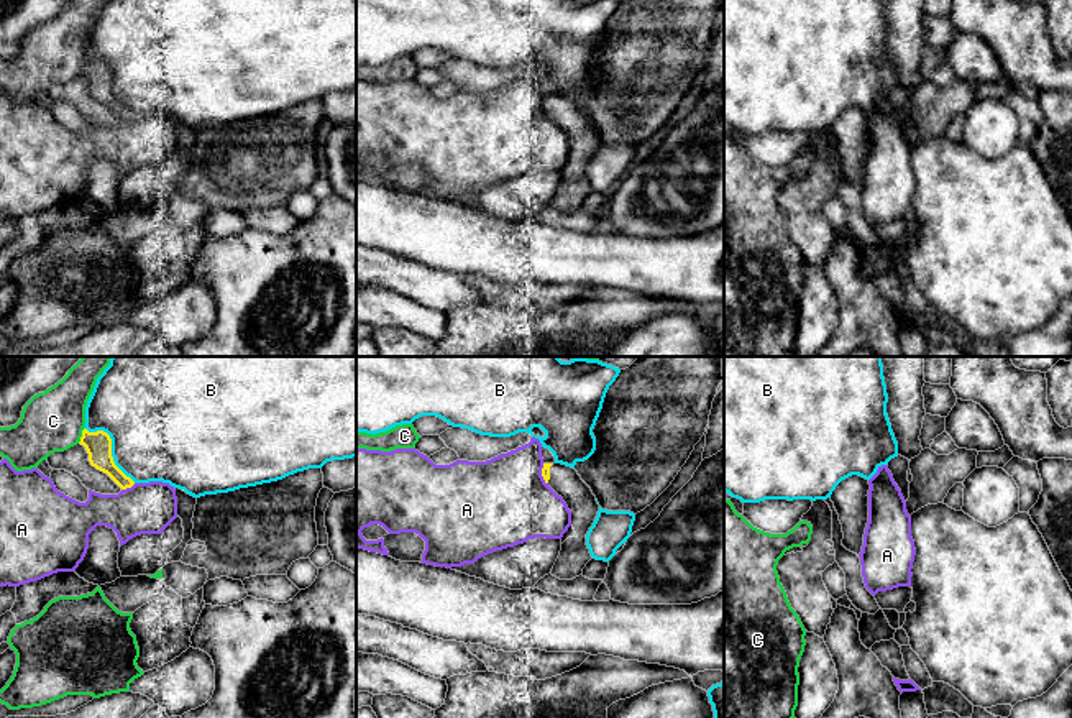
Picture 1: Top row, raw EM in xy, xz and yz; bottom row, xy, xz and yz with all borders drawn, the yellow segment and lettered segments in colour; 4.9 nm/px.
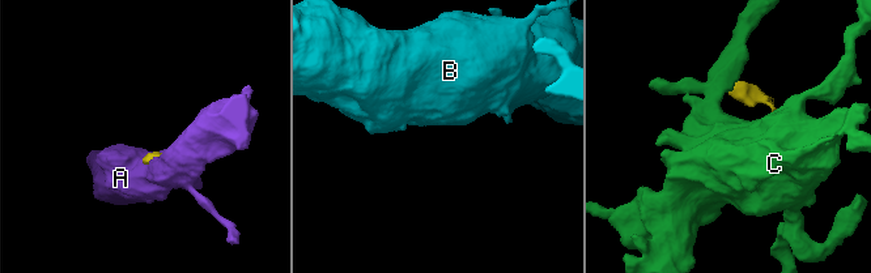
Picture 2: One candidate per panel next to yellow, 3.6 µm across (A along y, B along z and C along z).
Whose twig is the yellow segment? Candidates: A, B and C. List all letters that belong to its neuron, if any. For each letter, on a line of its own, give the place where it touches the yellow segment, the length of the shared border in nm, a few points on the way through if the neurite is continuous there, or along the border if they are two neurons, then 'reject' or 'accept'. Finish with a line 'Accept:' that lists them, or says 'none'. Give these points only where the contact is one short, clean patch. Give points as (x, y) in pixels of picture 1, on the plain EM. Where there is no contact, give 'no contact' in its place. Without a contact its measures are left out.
A: contact xy (128, 119); length 80 nm; reject
B: contact xy (110, 79); length 380 nm; reject
C: contact xy (82, 68); length 80 nm; border xy (84, 61), (77, 74); reject
Accept: none

